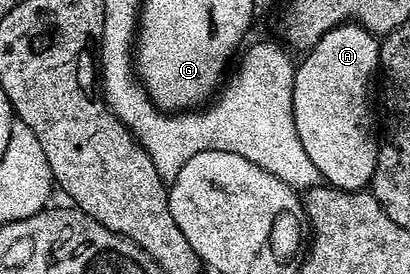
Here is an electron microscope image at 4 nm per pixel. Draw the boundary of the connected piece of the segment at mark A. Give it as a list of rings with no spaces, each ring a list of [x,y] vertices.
[[[355,24],[337,26],[335,30],[326,32],[318,45],[312,47],[310,53],[305,57],[309,58],[305,60],[304,67],[301,65],[296,71],[293,110],[296,113],[297,126],[300,138],[303,140],[303,147],[306,148],[310,160],[314,160],[321,179],[327,185],[338,190],[363,191],[371,183],[374,172],[376,171],[376,157],[380,155],[381,143],[378,141],[378,138],[376,142],[376,110],[372,107],[372,77],[375,76],[376,69],[382,66],[382,58],[380,62],[380,46],[376,42],[379,42],[377,35],[371,34],[370,31],[364,29],[362,26]]]

